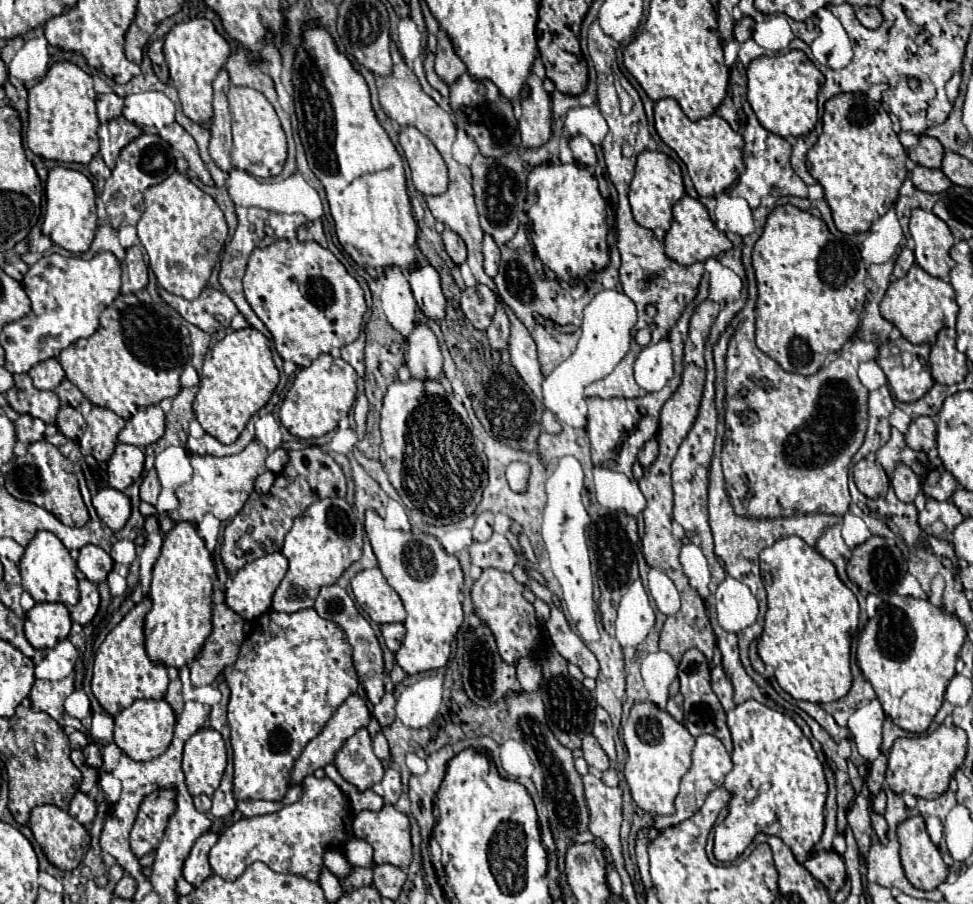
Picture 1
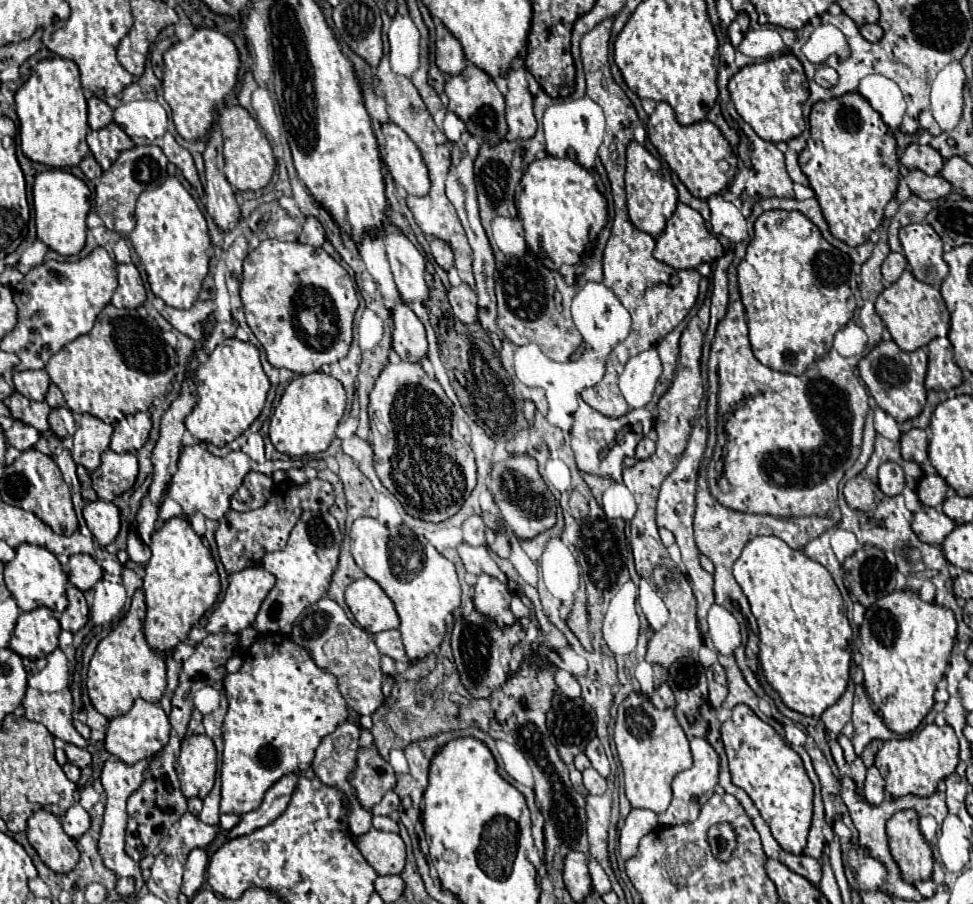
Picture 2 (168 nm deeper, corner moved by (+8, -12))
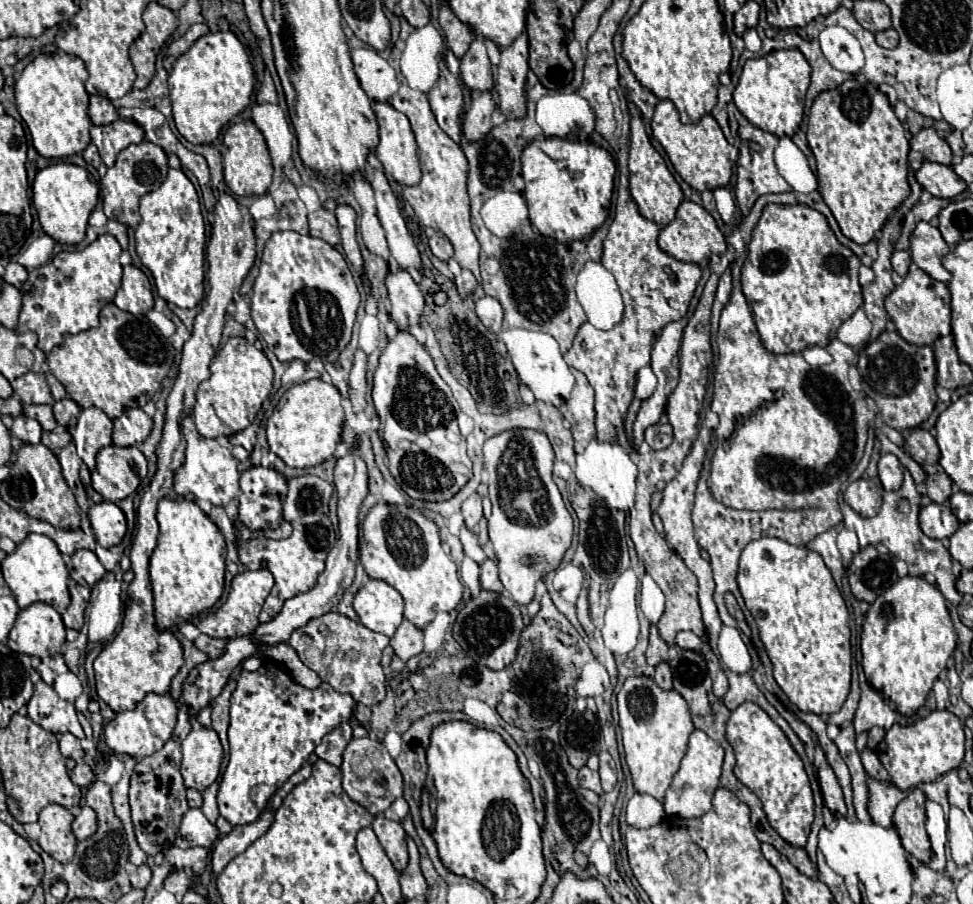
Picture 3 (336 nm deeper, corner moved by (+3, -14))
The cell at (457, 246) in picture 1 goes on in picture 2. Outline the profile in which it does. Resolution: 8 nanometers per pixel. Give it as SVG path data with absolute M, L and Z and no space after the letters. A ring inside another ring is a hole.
M433 239L431 241L431 255L435 257L435 261L437 261L437 265L441 267L441 269L445 269L445 271L449 271L451 267L453 267L453 251L451 251L451 247L445 243L445 241L441 241L441 239Z

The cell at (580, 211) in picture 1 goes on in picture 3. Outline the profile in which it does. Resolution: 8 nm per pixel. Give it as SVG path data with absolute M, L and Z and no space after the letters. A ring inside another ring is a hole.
M534 139L534 143L522 153L522 177L526 181L526 201L532 227L566 245L590 237L608 217L614 173L616 167L612 155L592 139Z

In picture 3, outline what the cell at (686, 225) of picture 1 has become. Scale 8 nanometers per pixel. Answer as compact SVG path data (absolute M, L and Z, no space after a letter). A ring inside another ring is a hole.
M694 201L680 203L674 221L668 223L666 227L662 227L662 231L658 235L658 245L668 255L676 257L678 261L686 261L686 263L702 263L706 259L710 259L712 255L722 255L726 251L724 235L720 233L714 217L702 205L696 205Z

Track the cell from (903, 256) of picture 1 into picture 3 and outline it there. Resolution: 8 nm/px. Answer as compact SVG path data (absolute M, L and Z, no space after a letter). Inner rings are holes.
M894 251L892 255L892 267L898 275L906 275L908 267L910 267L910 253L908 251Z

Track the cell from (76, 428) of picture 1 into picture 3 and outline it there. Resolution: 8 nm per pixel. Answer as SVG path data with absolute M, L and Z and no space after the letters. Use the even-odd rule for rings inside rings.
M64 397L60 401L56 401L52 405L54 409L54 417L60 425L64 425L66 429L72 429L78 421L78 415L80 415L80 405L76 401L72 401L70 397Z

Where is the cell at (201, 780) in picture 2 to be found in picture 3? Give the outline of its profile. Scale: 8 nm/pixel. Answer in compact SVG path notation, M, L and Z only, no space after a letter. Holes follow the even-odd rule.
M192 729L182 741L180 771L186 787L198 789L202 793L220 775L222 757L222 745L214 729Z

